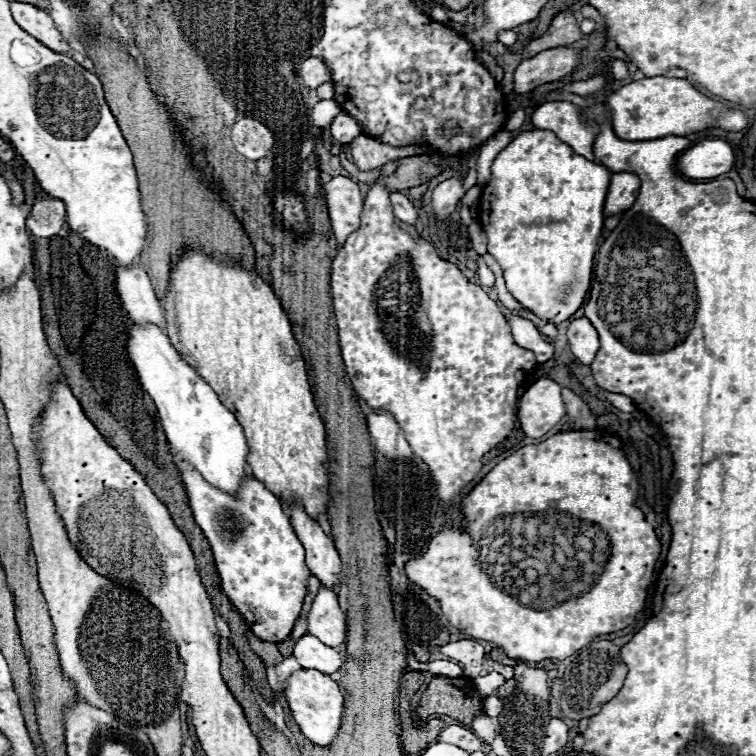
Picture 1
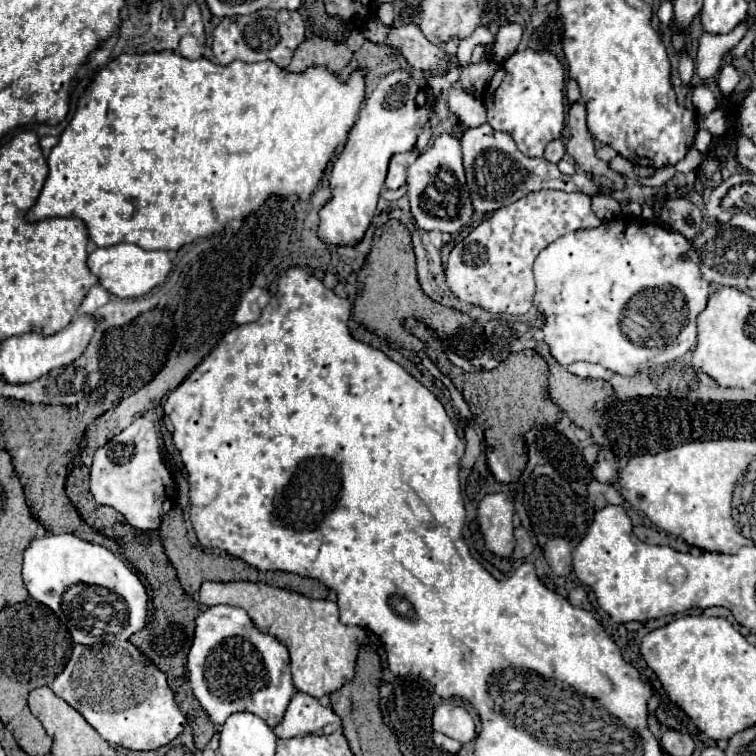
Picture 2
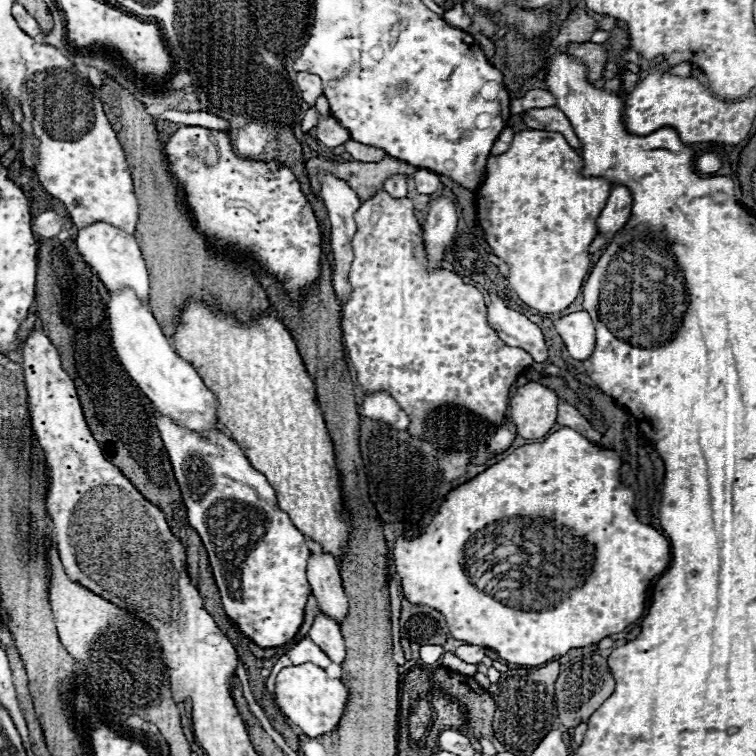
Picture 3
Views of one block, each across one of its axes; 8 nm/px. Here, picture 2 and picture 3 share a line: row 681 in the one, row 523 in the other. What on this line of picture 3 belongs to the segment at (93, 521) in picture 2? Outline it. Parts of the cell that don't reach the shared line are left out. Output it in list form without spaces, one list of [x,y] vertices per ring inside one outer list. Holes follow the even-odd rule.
[[[40,240],[40,248],[38,248],[38,258],[36,258],[36,262],[38,262],[38,276],[36,276],[36,308],[40,310],[38,312],[38,316],[40,316],[40,322],[42,322],[42,328],[44,328],[44,332],[48,334],[48,338],[54,342],[54,346],[58,348],[58,354],[60,354],[60,358],[62,358],[62,366],[64,366],[64,370],[68,372],[68,376],[74,380],[74,384],[76,384],[76,388],[78,388],[78,394],[80,394],[80,402],[82,402],[82,408],[84,408],[84,416],[86,416],[86,422],[88,422],[88,426],[90,426],[90,430],[92,430],[92,434],[94,434],[94,438],[100,442],[100,446],[102,446],[102,450],[104,450],[104,454],[106,454],[106,458],[114,464],[114,466],[118,466],[120,468],[120,472],[134,484],[134,488],[146,498],[146,500],[150,500],[154,506],[158,506],[162,512],[164,512],[164,516],[166,516],[166,520],[168,520],[168,526],[170,526],[170,530],[172,530],[172,534],[186,546],[186,556],[188,556],[188,576],[190,576],[190,580],[194,582],[194,586],[198,588],[198,592],[200,592],[200,596],[202,596],[202,600],[204,600],[204,606],[206,606],[206,610],[214,616],[214,620],[216,620],[216,624],[220,626],[220,630],[224,632],[224,636],[234,644],[234,648],[236,648],[236,652],[238,652],[238,656],[240,656],[240,662],[244,664],[244,668],[246,668],[246,672],[248,672],[248,680],[250,680],[250,688],[252,688],[252,694],[254,694],[254,698],[256,698],[256,702],[262,706],[262,710],[266,712],[266,716],[270,718],[270,722],[272,722],[272,726],[286,738],[286,742],[298,752],[298,754],[302,754],[300,752],[300,748],[298,748],[298,736],[294,736],[294,732],[290,730],[290,726],[288,726],[288,722],[286,722],[286,718],[280,714],[280,710],[276,708],[276,704],[274,704],[274,700],[272,700],[272,694],[270,692],[266,692],[266,688],[264,688],[264,682],[266,682],[266,678],[260,674],[262,672],[262,660],[258,660],[258,658],[254,658],[254,654],[250,652],[250,640],[236,628],[236,624],[224,614],[224,610],[222,610],[222,604],[220,604],[220,594],[218,594],[218,588],[216,588],[216,584],[214,584],[214,578],[212,578],[212,570],[210,570],[210,564],[208,564],[208,556],[206,556],[206,550],[204,550],[204,546],[202,546],[202,542],[200,542],[200,536],[196,534],[196,530],[186,522],[186,508],[184,508],[184,502],[182,502],[182,496],[180,496],[180,488],[178,488],[178,484],[176,484],[176,480],[174,480],[174,472],[172,472],[172,466],[170,466],[170,460],[168,460],[168,454],[166,454],[166,450],[164,450],[164,444],[162,444],[162,440],[160,440],[160,432],[158,432],[158,428],[156,428],[156,422],[154,422],[154,406],[152,406],[152,402],[148,400],[148,408],[146,408],[146,396],[144,396],[144,404],[142,404],[142,392],[138,390],[138,386],[130,380],[130,378],[126,378],[126,372],[122,370],[122,366],[120,366],[120,362],[116,360],[116,354],[114,354],[114,350],[112,350],[112,340],[110,340],[110,324],[106,322],[108,320],[108,316],[106,316],[106,304],[108,304],[108,290],[104,288],[104,284],[100,282],[100,278],[96,278],[94,274],[92,274],[92,270],[84,264],[84,260],[80,258],[80,254],[78,254],[78,250],[76,250],[76,242],[74,240],[66,240],[66,242],[58,242],[58,240]]]

